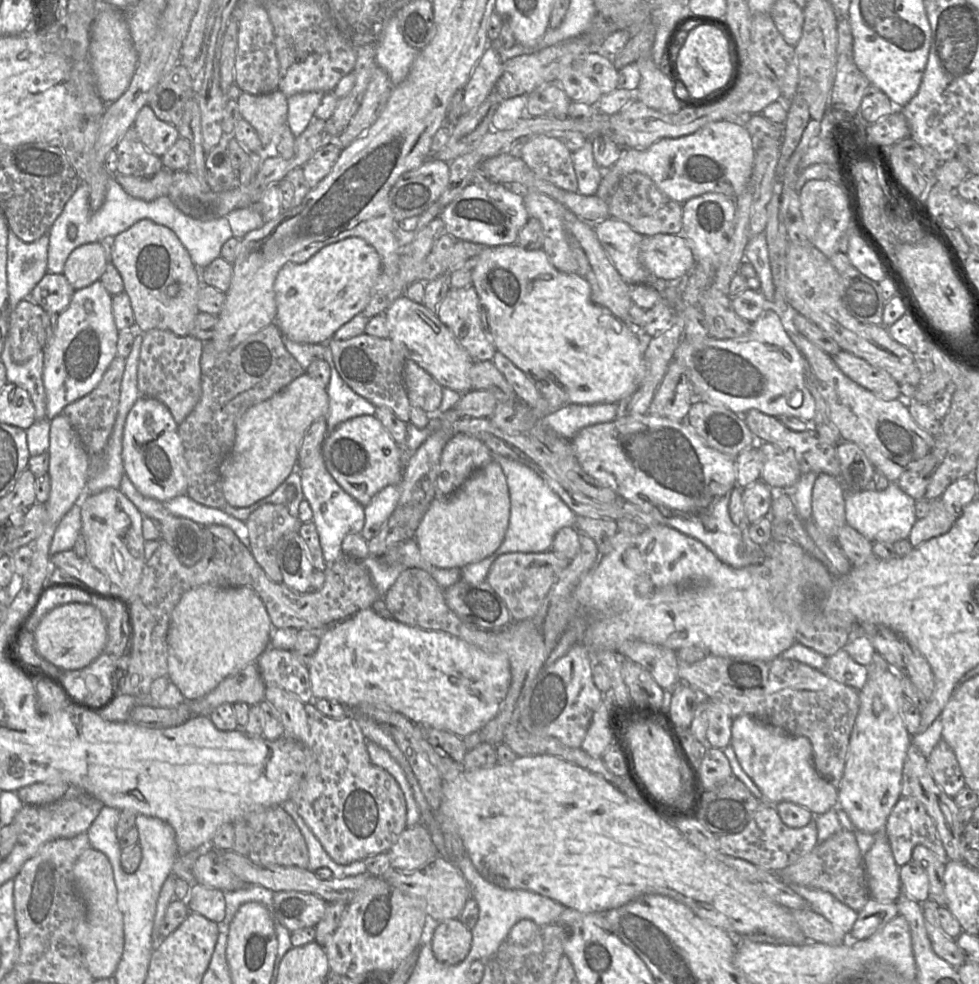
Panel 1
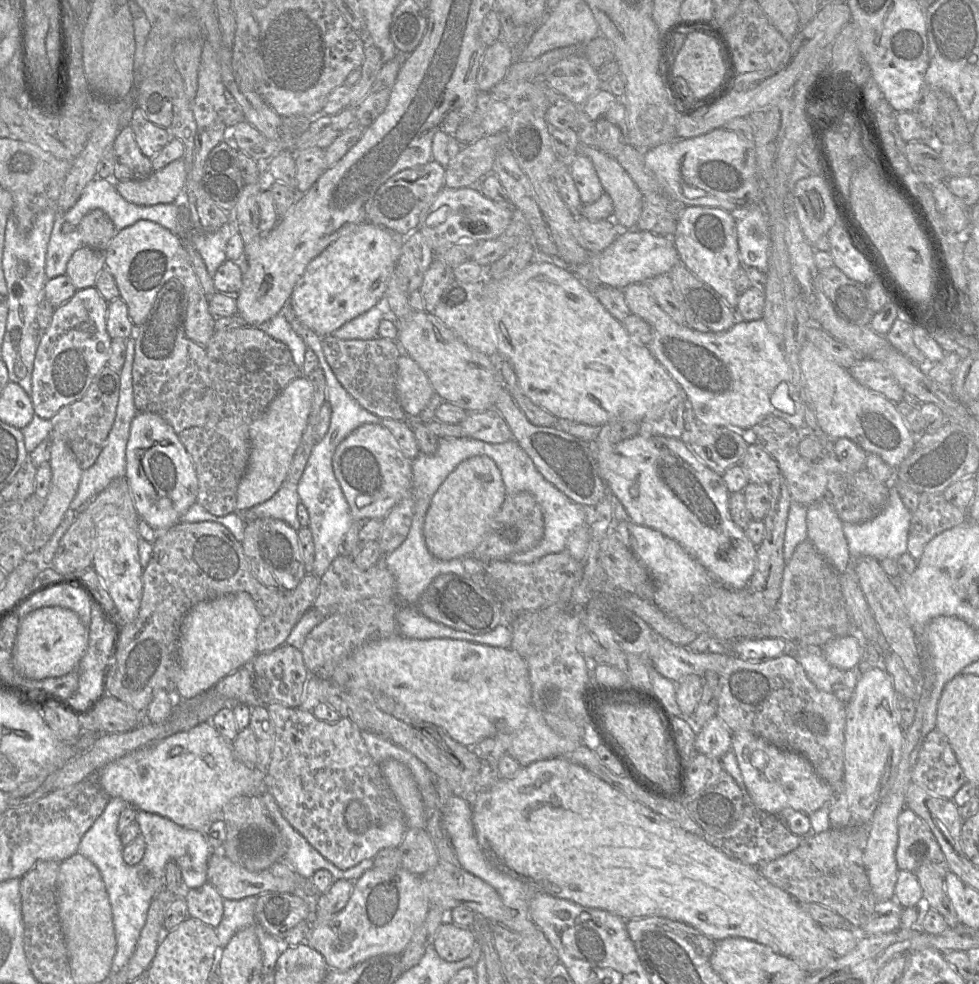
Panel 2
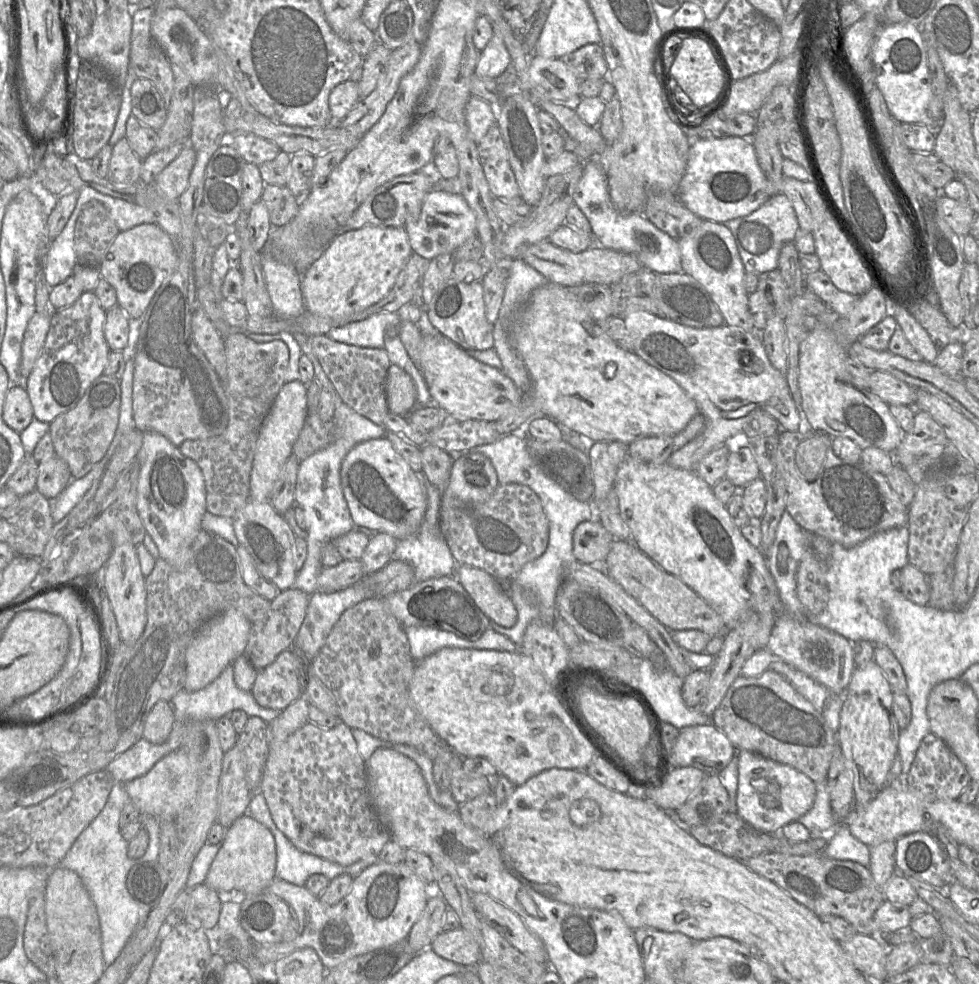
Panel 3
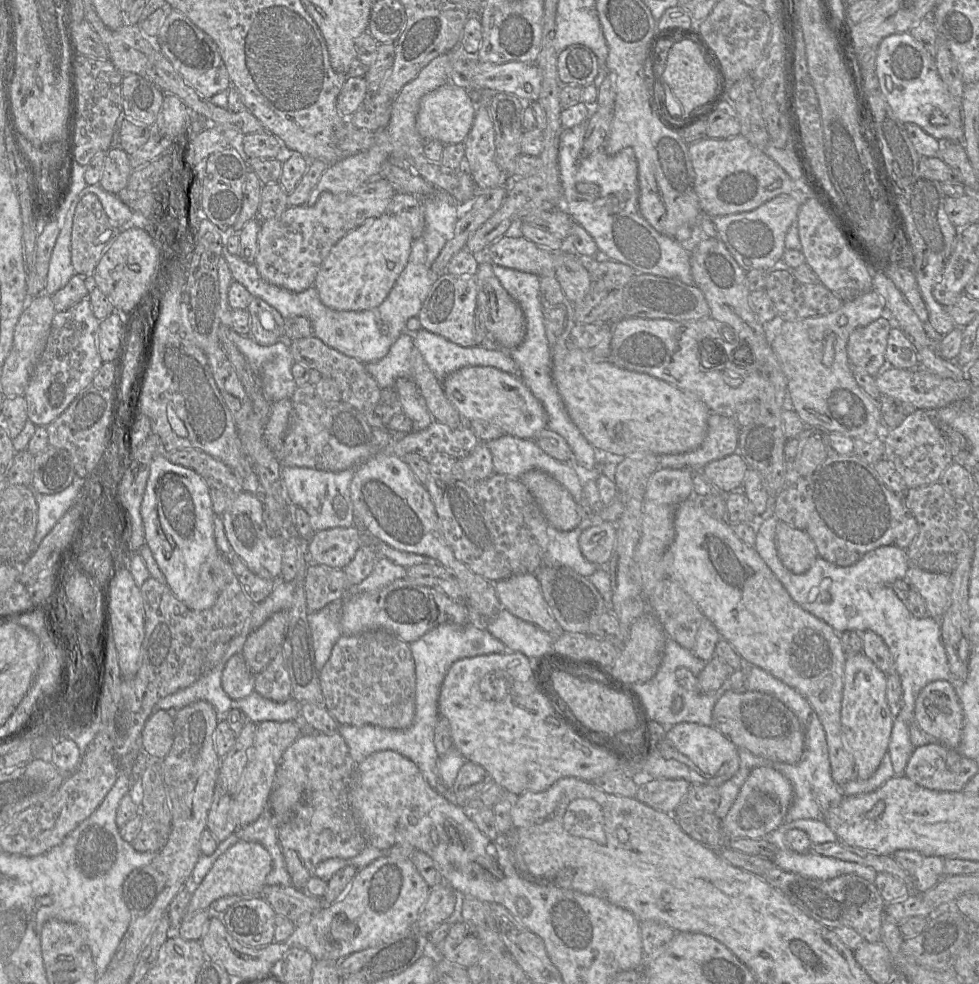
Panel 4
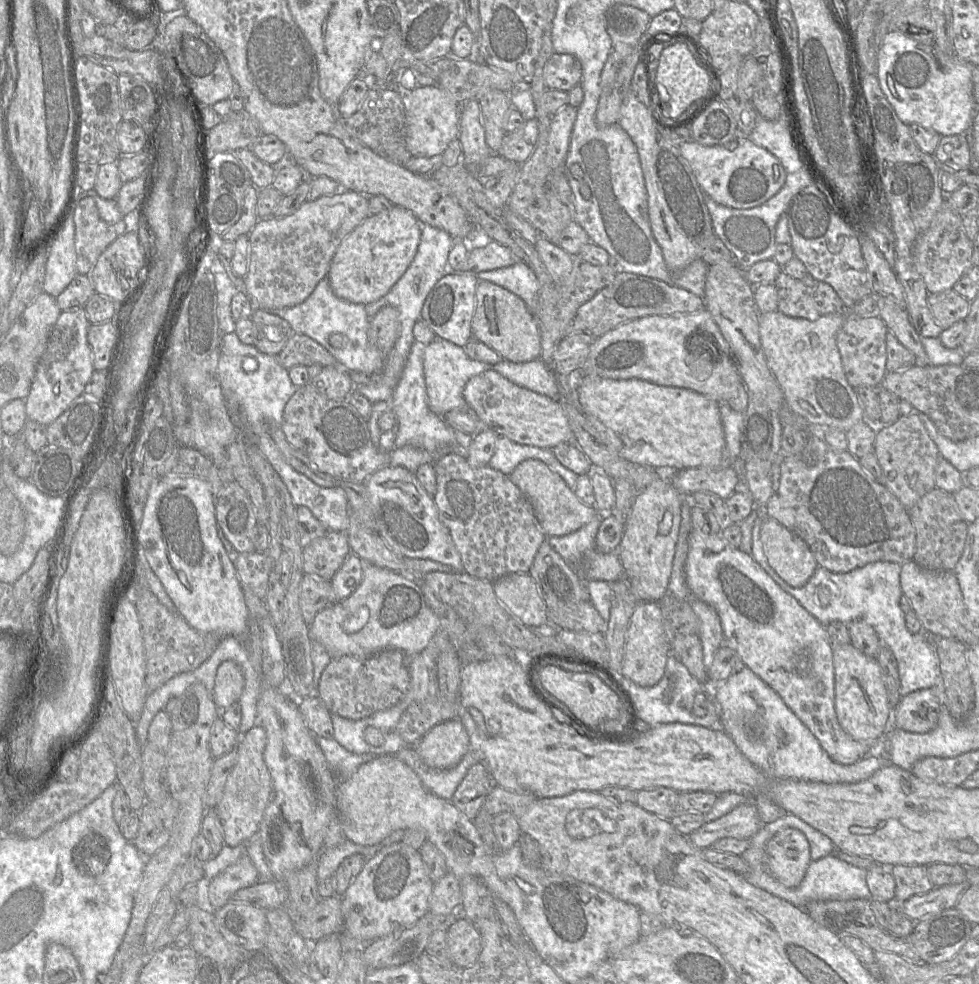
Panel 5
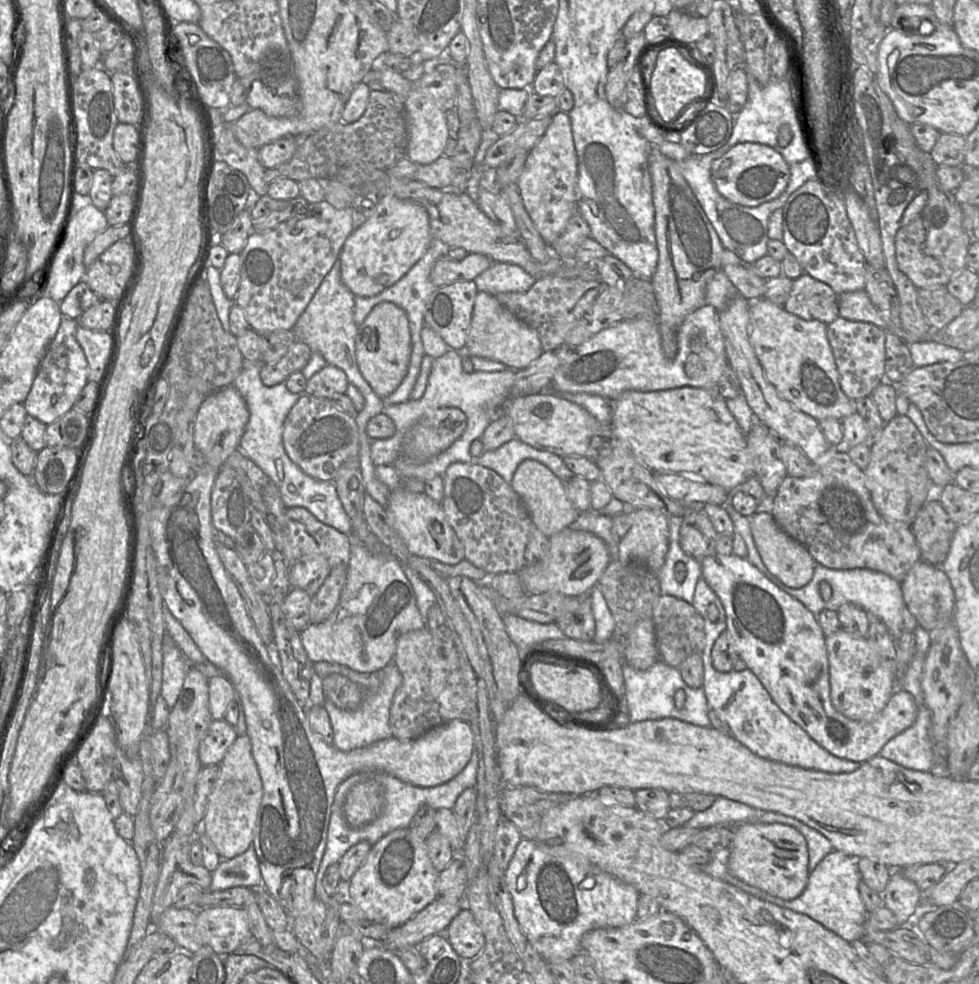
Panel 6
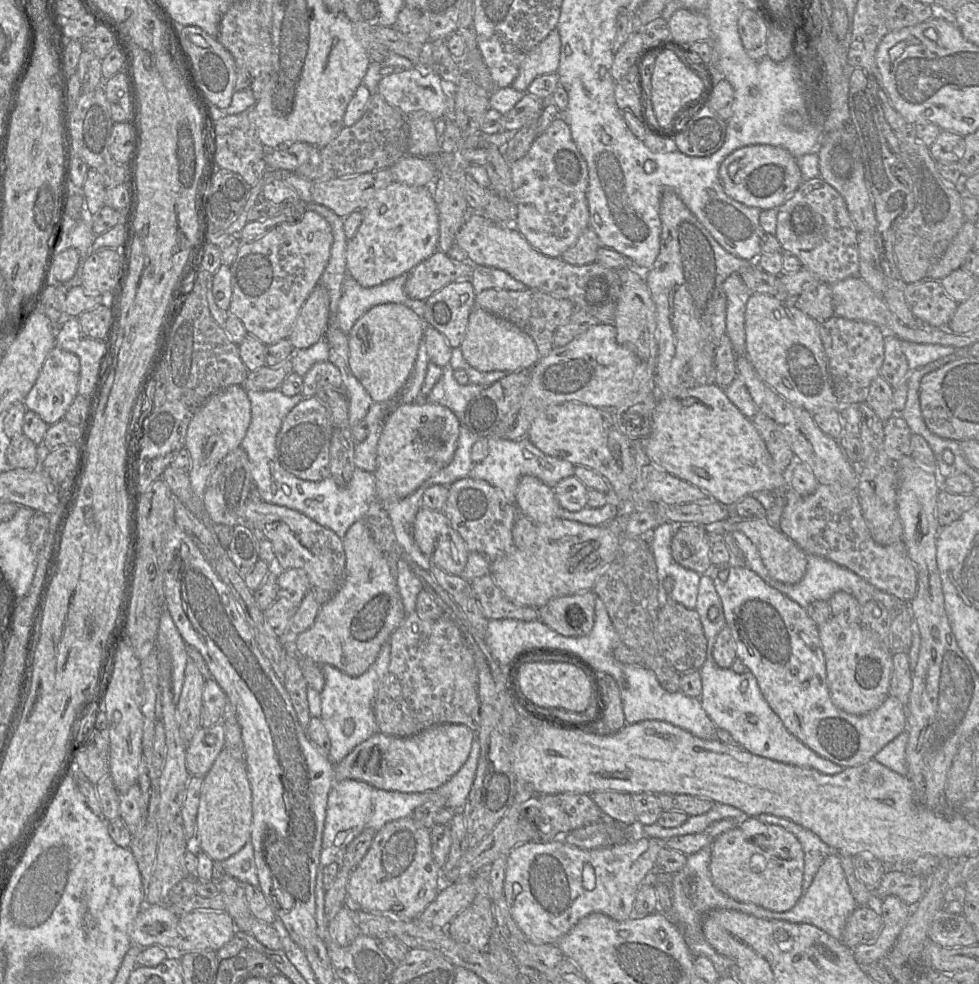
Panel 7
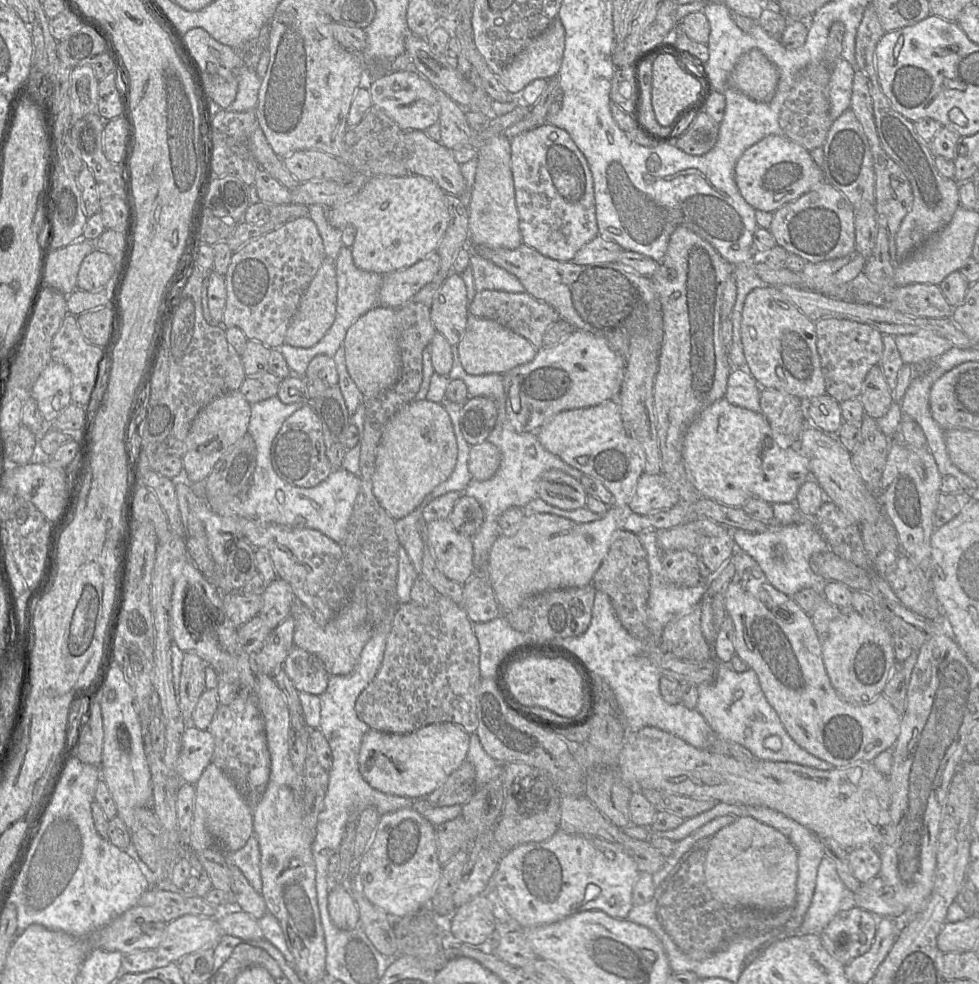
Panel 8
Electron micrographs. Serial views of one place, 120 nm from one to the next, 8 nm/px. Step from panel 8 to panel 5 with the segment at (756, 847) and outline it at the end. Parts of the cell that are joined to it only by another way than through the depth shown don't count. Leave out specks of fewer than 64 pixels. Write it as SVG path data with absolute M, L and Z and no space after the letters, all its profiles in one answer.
M797 828L775 833L766 844L770 873L786 887L796 887L803 880L811 862L807 837Z

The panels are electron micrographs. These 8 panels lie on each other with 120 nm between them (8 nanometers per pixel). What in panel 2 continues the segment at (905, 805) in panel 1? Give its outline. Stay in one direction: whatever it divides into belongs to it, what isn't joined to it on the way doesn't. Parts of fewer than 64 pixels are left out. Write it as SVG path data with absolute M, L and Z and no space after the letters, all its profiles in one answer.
M906 807L899 814L897 825L898 845L895 858L898 869L914 872L917 868L926 866L933 869L944 879L950 869L940 845L927 824L917 814Z

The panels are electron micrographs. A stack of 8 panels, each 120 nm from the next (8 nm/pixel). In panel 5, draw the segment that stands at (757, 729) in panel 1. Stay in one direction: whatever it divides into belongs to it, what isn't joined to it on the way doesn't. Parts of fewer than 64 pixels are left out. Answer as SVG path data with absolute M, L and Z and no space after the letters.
M741 803L722 817L704 823L688 835L693 845L700 849L710 848L725 837L750 839L763 825L754 804Z

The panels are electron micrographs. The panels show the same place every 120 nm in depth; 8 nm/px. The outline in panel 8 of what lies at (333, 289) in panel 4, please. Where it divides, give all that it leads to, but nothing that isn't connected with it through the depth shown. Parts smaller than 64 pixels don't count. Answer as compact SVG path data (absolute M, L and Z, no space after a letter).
M420 175L401 177L371 176L353 198L329 208L327 218L331 226L342 230L348 225L356 228L351 246L352 258L357 268L385 275L412 266L437 251L449 222L446 192L434 181Z

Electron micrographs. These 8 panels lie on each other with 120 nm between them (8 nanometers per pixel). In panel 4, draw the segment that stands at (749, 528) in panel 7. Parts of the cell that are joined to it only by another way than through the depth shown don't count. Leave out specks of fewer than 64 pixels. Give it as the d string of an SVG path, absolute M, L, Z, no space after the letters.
M781 521L775 530L775 546L783 566L796 575L808 571L818 557L816 545L806 532Z

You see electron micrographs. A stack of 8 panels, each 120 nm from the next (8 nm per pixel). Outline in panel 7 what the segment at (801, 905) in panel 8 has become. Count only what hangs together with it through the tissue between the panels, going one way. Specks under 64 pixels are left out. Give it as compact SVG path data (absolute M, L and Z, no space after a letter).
M772 814L756 816L761 822L779 825L794 834L799 840L804 851L803 893L810 887L819 867L826 857L833 851L811 830L795 823L794 821Z

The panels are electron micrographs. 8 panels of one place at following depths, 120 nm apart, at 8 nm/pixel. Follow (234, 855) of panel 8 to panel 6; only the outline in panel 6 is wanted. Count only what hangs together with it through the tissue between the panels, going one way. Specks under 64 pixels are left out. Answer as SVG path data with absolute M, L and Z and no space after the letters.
M253 845L229 860L221 860L211 873L210 891L222 891L232 887L264 889L258 858Z

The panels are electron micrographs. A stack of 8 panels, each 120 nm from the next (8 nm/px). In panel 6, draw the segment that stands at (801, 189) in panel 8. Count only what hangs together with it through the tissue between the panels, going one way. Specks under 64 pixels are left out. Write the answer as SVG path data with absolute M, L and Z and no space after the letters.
M744 142L734 145L711 165L711 178L717 191L727 200L755 207L777 198L787 187L790 165L770 146Z

